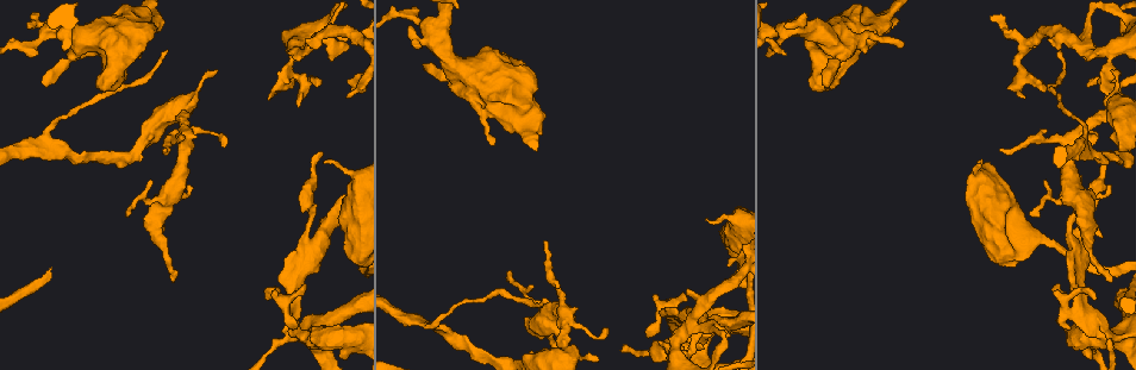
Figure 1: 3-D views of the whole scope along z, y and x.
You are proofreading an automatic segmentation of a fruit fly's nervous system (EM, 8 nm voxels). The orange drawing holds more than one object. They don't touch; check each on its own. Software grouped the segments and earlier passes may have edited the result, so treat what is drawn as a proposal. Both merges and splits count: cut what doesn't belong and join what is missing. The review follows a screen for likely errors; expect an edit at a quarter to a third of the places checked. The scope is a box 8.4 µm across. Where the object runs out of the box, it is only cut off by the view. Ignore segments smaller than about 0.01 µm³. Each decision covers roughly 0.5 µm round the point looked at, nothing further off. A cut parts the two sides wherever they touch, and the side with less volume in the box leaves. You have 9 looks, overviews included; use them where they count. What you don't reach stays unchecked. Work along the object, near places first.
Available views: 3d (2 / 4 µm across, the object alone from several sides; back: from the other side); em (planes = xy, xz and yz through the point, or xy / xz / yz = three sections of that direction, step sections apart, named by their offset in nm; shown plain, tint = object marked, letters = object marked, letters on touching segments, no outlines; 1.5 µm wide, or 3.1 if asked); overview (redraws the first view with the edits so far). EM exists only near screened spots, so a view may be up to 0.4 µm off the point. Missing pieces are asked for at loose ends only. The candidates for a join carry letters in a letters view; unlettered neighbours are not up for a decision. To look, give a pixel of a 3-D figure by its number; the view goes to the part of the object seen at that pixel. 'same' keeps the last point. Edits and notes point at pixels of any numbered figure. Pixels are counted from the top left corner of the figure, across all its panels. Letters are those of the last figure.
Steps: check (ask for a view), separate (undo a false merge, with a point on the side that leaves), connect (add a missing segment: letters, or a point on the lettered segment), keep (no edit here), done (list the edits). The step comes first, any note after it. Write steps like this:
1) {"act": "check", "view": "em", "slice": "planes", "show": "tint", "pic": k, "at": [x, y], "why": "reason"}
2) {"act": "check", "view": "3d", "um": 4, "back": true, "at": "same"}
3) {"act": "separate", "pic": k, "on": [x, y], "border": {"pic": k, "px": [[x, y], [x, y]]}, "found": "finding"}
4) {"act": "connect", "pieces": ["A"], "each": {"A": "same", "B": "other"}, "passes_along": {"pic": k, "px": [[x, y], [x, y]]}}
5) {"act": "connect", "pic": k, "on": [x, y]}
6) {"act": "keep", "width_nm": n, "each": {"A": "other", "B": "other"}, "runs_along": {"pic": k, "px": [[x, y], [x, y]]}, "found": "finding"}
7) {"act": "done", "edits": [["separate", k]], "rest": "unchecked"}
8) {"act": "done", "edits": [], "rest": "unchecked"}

{"act": "check", "view": "em", "slice": "xz", "step": 4, "show": "letters", "pic": 1, "at": [547, 301], "why": "branch stops here"}

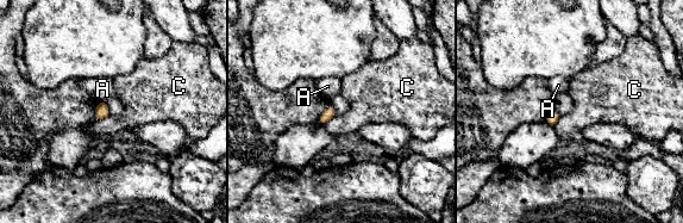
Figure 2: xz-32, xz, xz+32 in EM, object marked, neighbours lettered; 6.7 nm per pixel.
{"act": "check", "view": "em", "slice": "planes", "show": "letters", "at": "same"}

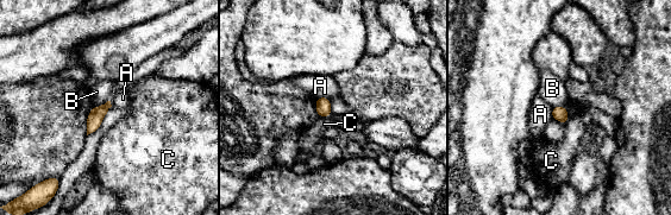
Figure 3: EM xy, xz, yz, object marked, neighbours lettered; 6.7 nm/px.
{"act": "keep", "width_nm": 100, "longest_contact_nm": ["B", 110], "each": {"A": "other", "B": "other", "C": "other"}, "found": "no lettered segment goes on from it"}

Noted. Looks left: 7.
{"act": "check", "view": "3d", "um": 4, "pic": 1, "at": [1085, 40], "why": "sharp bend"}

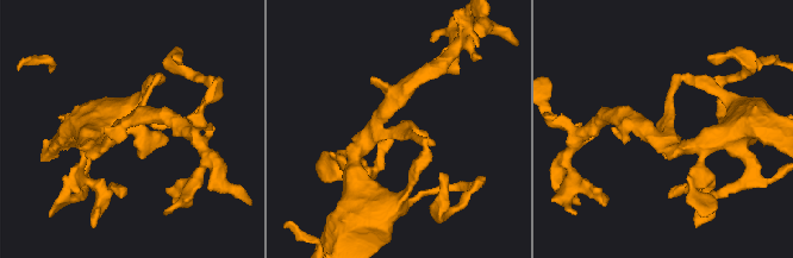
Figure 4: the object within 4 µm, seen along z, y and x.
{"act": "check", "view": "em", "slice": "xz", "step": 8, "show": "plain", "pic": 4, "at": [662, 127], "why": "need the tissue"}

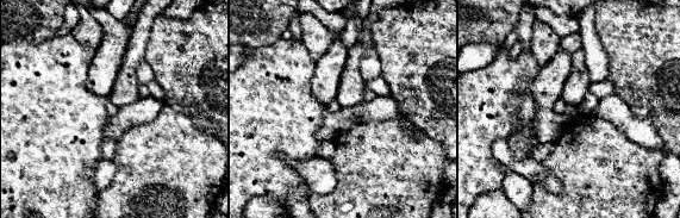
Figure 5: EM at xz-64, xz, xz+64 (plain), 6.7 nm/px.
{"act": "check", "view": "em", "slice": "xz", "step": 8, "show": "letters", "at": "same", "why": "see the neighbours"}

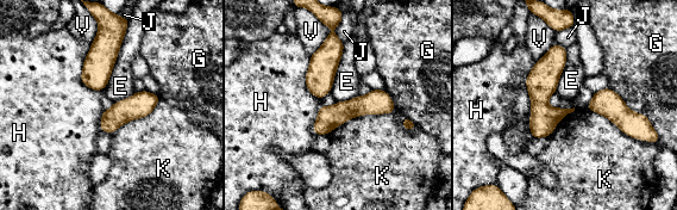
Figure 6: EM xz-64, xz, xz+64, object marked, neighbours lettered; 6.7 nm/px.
{"act": "keep", "each": {"E": "other", "G": "other", "H": "other", "J": "other", "K": "other", "V": "other"}, "runs_along": {"pic": 6, "px": [[389, 102], [343, 110], [317, 129]]}, "found": "one cell here"}

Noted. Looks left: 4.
{"act": "check", "view": "3d", "um": 2, "pic": 1, "at": [979, 163], "why": "thin end"}

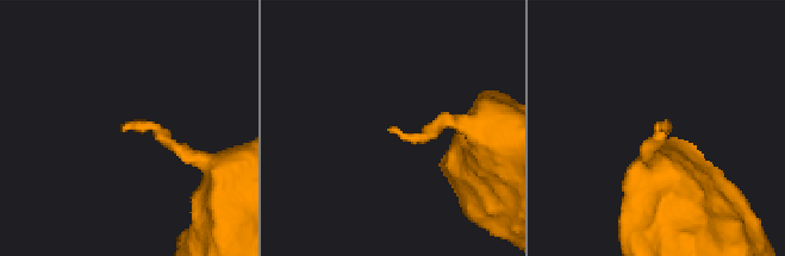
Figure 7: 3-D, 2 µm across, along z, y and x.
{"act": "check", "view": "em", "slice": "xz", "step": 8, "show": "tint", "pic": 7, "at": [124, 126], "why": "need the tissue"}

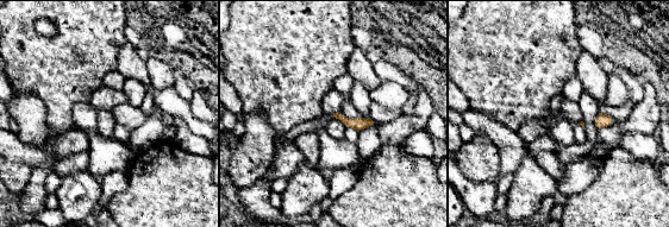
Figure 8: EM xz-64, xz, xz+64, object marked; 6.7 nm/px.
{"act": "check", "view": "em", "slice": "planes", "show": "letters", "at": "same"}

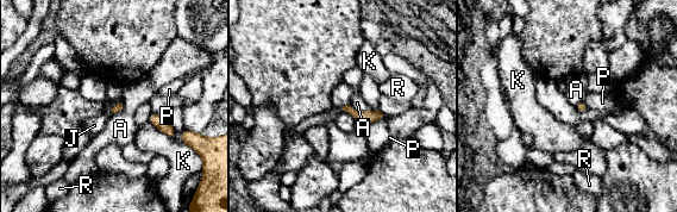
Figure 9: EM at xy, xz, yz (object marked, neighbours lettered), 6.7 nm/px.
{"act": "keep", "each": {"A": "other", "J": "other", "K": "other", "P": "other", "R": "other"}, "found": "no lettered segment goes on from it"}

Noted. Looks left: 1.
{"act": "done", "edits": [], "rest": "unchecked"}

